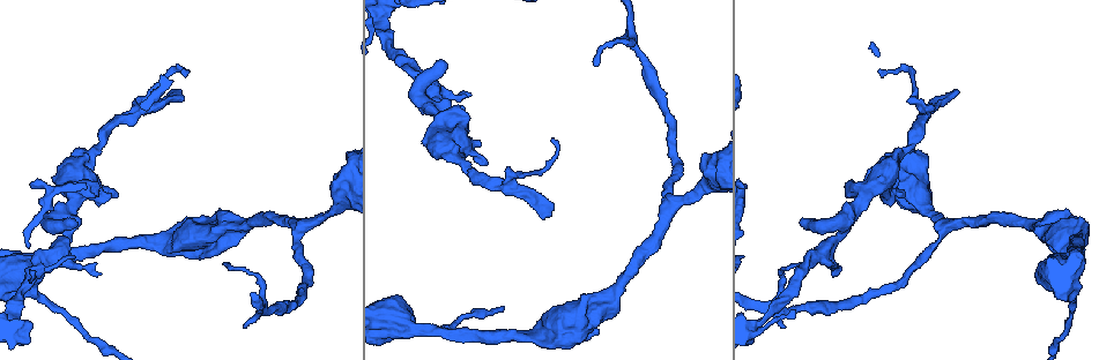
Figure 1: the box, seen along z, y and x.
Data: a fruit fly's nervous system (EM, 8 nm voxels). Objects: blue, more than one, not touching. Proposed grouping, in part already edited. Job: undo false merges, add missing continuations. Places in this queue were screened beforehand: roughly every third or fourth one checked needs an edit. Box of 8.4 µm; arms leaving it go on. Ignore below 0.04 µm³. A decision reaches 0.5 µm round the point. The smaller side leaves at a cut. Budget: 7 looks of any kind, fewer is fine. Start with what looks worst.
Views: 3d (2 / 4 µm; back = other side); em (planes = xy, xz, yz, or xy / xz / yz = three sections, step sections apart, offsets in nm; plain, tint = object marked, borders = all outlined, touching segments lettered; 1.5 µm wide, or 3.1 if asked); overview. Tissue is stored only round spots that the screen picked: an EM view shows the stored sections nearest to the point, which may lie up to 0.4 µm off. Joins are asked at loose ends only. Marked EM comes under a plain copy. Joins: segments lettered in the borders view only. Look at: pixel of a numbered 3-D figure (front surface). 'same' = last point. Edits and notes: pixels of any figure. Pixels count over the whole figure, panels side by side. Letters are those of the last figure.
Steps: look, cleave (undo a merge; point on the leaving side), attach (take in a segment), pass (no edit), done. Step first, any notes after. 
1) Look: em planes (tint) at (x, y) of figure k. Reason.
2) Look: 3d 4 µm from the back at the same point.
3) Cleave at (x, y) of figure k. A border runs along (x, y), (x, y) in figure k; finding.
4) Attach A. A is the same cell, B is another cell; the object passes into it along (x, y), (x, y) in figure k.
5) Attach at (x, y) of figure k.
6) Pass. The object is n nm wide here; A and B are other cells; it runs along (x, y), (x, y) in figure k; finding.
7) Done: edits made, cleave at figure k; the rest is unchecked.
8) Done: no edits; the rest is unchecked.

Look: em planes (borders) at (834, 274) of figure 1.

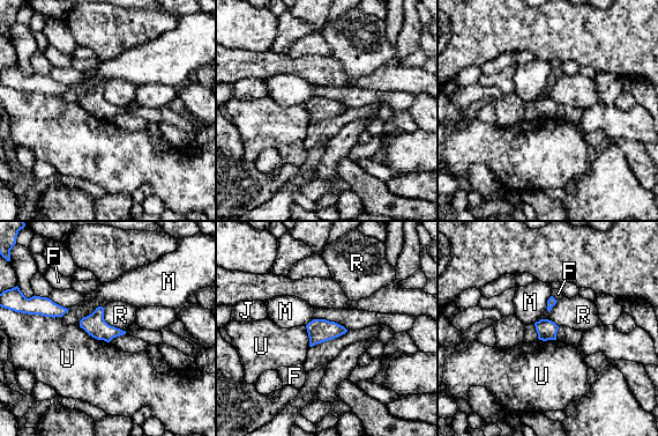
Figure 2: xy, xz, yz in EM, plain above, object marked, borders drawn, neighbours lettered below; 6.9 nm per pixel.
Pass. The object is 140 nm wide here; F, J, M, R and U are other cells; a border runs along (27, 313), (61, 317) in figure 2; none of them fits.

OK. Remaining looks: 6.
Look: em yz step 8 (borders) at (244, 324) of figure 1.

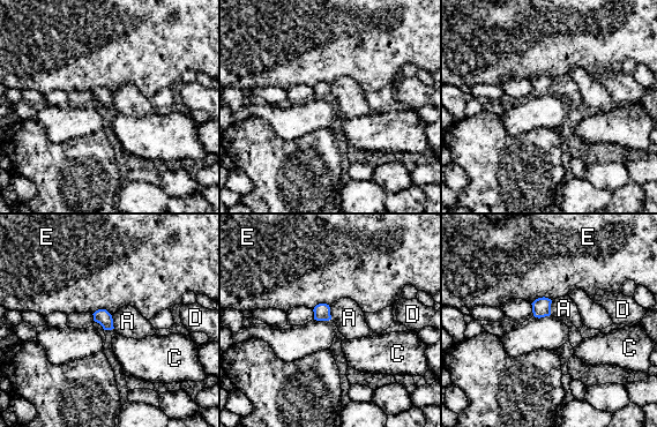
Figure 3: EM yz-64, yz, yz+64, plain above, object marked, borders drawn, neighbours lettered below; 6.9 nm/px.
Pass. A, C, D and E are other cells; a border runs along (551, 299), (538, 297), (531, 304) in figure 3; none of them fits.

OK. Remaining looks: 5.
Look: 3d 4 µm at (871, 187) of figure 1.

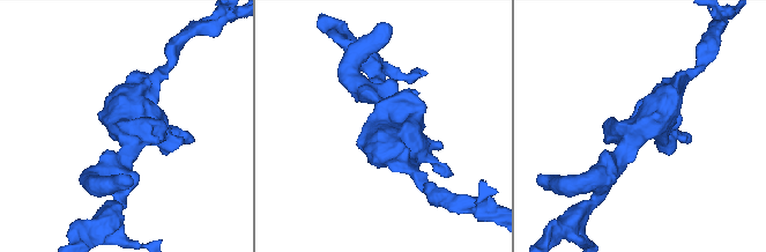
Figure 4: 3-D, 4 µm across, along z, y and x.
Look: em xz step 8 (tint) at (382, 131) of figure 4.

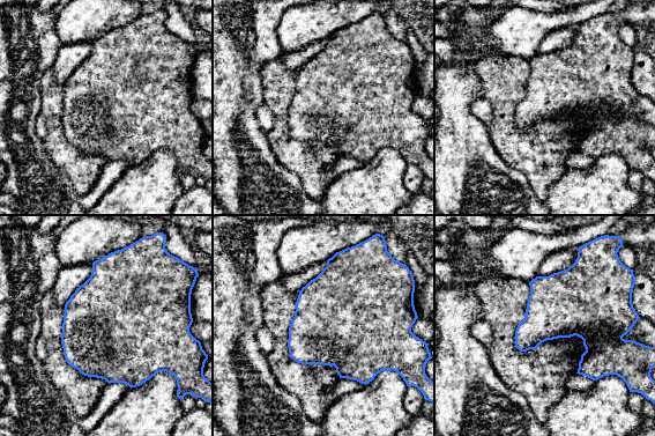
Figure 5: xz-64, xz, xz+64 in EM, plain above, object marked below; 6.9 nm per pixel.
Look: em xy step 8 (borders) at the same point.

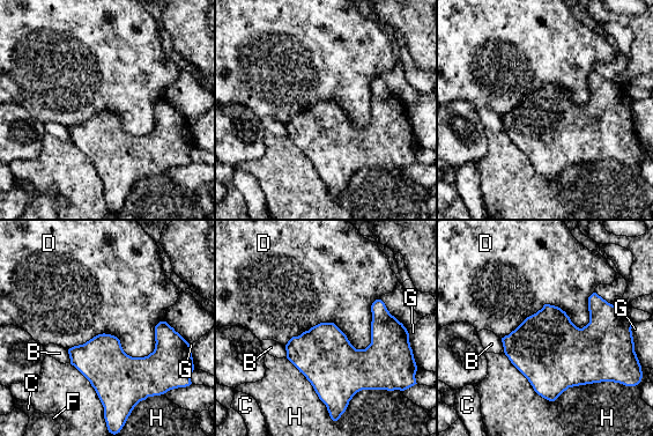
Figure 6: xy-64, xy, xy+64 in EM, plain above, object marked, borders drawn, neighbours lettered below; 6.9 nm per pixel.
Pass. The object is 300 nm wide here; B, C, D, F, G and H are other cells; one neuron here.

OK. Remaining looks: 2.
Done: no edits; the rest is unchecked.

